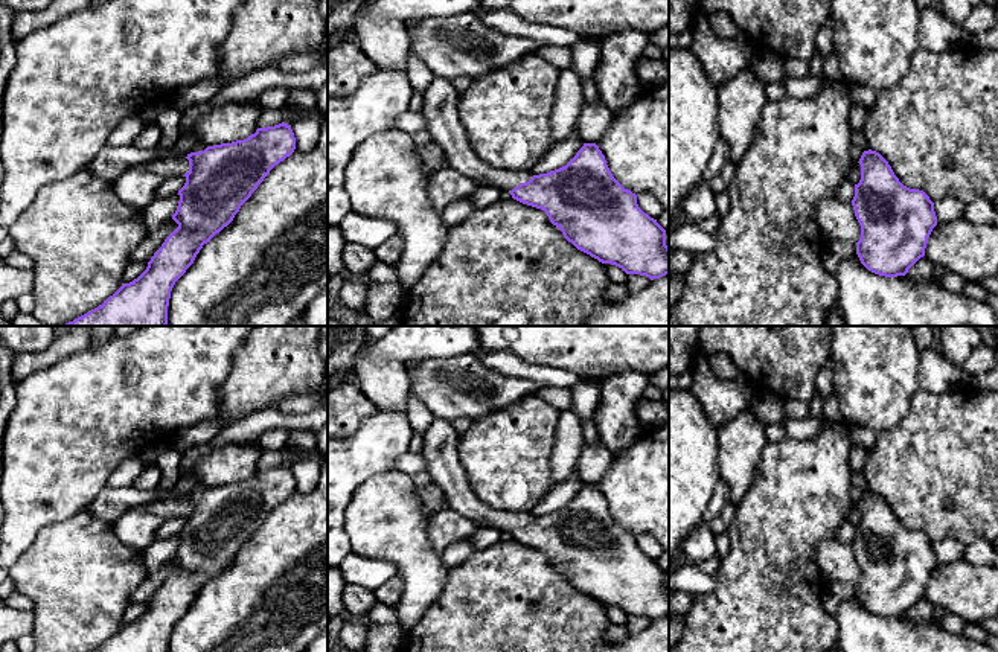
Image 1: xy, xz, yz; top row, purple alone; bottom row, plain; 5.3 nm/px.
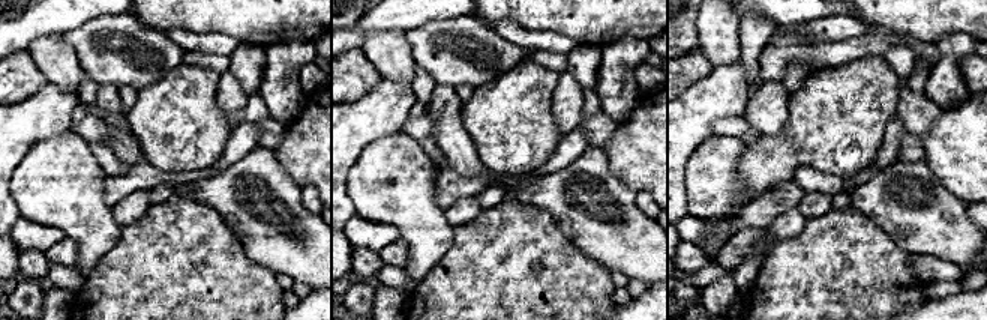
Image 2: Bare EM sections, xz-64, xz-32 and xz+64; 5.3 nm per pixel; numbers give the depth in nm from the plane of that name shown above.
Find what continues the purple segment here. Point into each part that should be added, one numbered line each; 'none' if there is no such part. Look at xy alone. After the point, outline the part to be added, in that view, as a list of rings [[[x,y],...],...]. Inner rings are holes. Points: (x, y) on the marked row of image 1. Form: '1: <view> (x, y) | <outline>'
1: xy (137, 186) | [[[155,158],[128,168],[113,183],[114,192],[125,204],[146,210],[155,200],[157,189],[171,177],[189,172],[189,160]]]

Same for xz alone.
1: xz (439, 101) | [[[434,78],[422,93],[419,111],[425,117],[428,134],[445,151],[449,168],[480,186],[497,186],[504,192],[527,183],[533,177],[530,171],[500,171],[477,157],[459,120],[459,94],[449,79]]]

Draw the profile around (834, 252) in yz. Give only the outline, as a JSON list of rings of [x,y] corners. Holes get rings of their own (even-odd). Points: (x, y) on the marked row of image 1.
[[[829,241],[823,247],[821,262],[833,274],[844,259],[856,254],[856,245],[846,241]]]

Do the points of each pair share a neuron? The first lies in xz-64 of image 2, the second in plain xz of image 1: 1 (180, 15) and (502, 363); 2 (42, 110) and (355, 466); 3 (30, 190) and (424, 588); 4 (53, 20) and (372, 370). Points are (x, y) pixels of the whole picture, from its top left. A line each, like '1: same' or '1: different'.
1: different
2: same
3: same
4: different

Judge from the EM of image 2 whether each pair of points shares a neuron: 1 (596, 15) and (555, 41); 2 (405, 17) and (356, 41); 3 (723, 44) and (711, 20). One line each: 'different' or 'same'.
1: different
2: same
3: same

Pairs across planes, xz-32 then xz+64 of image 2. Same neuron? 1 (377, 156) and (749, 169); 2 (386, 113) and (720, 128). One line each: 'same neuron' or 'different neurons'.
1: different neurons
2: different neurons

